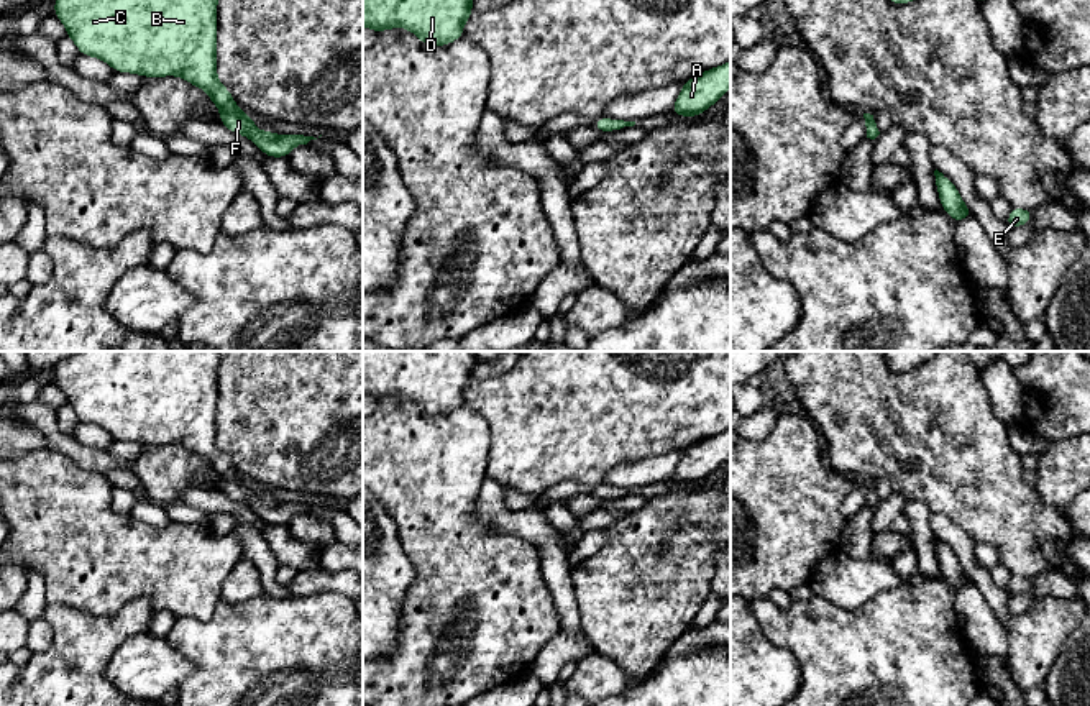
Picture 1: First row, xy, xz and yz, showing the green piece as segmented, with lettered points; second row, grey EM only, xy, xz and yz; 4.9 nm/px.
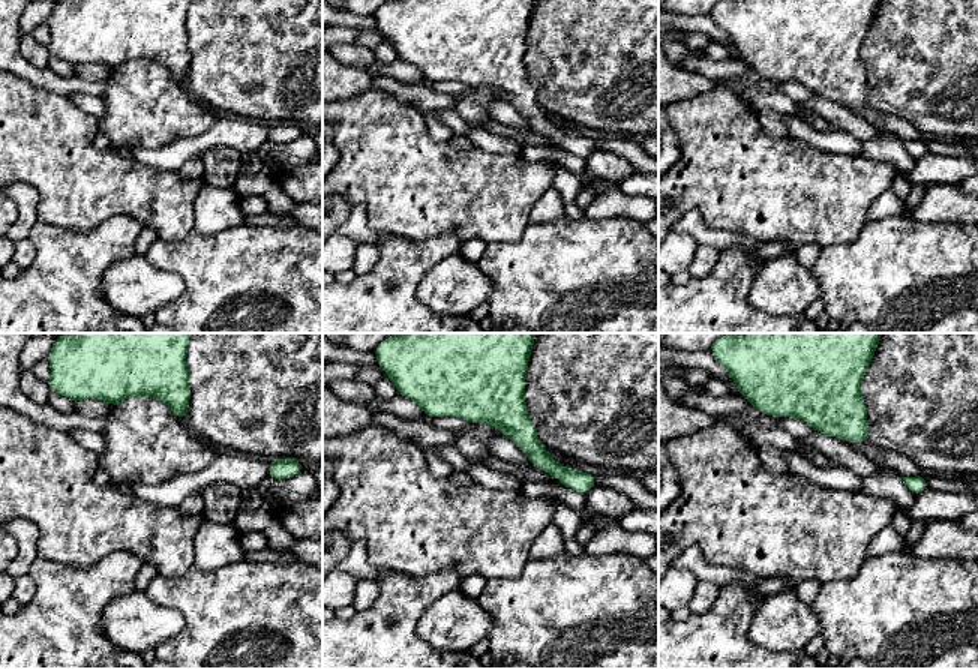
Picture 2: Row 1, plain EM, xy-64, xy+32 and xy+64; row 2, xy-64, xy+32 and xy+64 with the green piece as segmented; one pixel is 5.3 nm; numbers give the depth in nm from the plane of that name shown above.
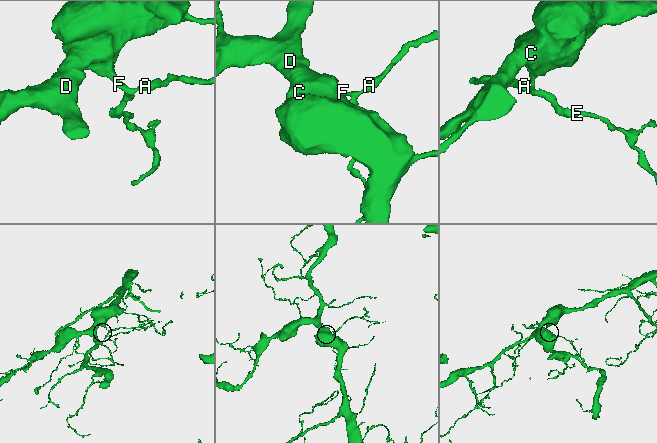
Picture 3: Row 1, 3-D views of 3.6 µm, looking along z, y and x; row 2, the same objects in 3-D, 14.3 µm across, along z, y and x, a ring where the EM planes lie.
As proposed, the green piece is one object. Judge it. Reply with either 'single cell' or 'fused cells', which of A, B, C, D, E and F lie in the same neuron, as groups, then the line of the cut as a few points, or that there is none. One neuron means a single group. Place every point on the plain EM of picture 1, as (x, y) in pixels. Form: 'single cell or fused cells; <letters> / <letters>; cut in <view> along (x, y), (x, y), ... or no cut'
single cell; A B C D E F; no cut

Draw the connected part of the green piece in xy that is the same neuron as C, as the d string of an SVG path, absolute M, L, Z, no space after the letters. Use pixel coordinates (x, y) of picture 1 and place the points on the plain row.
M80 351L54 366L54 383L64 391L66 402L76 410L80 422L105 429L115 440L143 445L179 443L207 460L218 474L222 493L227 497L250 506L269 525L287 525L295 514L317 506L272 502L269 497L258 499L253 486L235 471L230 458L217 445L217 371L220 360L222 351Z

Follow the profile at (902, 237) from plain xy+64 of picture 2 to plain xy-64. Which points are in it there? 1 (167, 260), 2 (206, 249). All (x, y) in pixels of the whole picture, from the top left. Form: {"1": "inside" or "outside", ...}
{"1": "inside", "2": "inside"}

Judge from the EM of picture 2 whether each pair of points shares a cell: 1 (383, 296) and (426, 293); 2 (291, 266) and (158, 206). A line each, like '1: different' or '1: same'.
1: different
2: different

